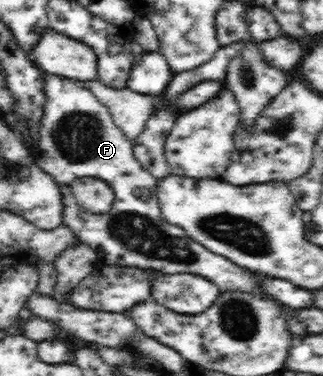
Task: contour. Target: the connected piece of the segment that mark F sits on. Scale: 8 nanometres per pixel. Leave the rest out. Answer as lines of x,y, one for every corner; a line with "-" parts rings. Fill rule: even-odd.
43,72
45,79
45,95
46,95
46,106
43,110
43,117
39,122
39,143
37,144
34,152
35,152
35,162
37,165
44,170
44,172
50,174
50,176
54,177
54,181
56,181
59,186
65,191
65,195
62,198
64,204
66,206
74,206
74,204
70,204
70,200
72,200
72,196
70,195
70,190
75,186
76,180
82,177
92,177
99,178
109,184
112,187
112,190
115,194
114,202
110,207
110,210
107,213
102,213
102,220
96,220
96,224
78,224
78,220
80,220
80,214
84,214
84,212
88,212
86,209
78,209
78,214
70,214
70,212
74,212
74,210
66,210
66,218
74,218
74,220
64,220
62,224
70,227
72,232
75,232
75,235
78,237
79,242
83,242
87,244
89,248
98,252
98,258
100,261
100,265
108,265
108,266
121,266
121,267
136,267
139,269
152,269
157,270
158,272
163,272
164,274
178,274
178,273
192,273
192,274
200,274
204,278
210,279
210,282
214,282
214,284
218,285
221,291
240,291
247,292
247,294
258,294
259,296
269,296
269,292
261,289
260,283
260,275
254,273
253,271
246,270
237,264
234,264
229,258
226,258
220,254
214,254
214,251
208,250
205,246
202,246
199,242
194,242
194,239
186,236
186,231
182,230
182,227
178,227
173,223
166,222
161,213
160,203
157,199
157,180
153,174
150,174
148,170
145,169
144,166
141,166
141,163
137,161
136,155
133,153
133,141
130,141
129,138
118,128
117,124
114,124
113,118
111,117
110,111
106,105
102,105
98,98
96,98
95,94
84,88
81,85
80,81
71,81
70,79
64,77
56,77
53,74

